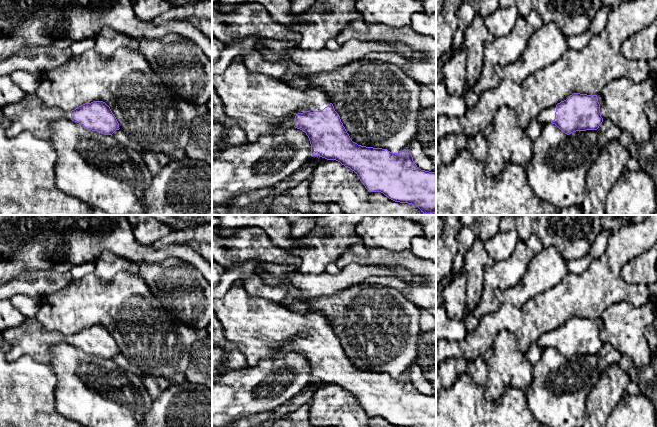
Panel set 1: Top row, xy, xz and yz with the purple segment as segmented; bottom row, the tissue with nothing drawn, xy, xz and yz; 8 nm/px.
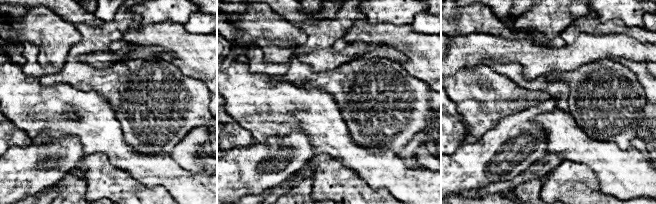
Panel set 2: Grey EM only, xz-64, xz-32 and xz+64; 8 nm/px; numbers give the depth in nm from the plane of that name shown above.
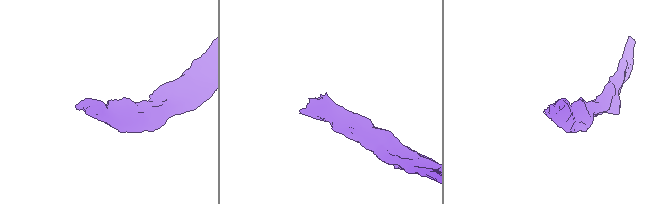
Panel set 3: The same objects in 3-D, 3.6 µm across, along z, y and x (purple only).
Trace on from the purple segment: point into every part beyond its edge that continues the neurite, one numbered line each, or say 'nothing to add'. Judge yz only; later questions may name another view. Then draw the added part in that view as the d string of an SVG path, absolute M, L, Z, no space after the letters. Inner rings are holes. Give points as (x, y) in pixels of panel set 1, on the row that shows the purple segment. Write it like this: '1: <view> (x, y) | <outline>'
1: yz (546, 116) | M556 106L540 111L536 120L542 125L547 125L555 119Z

